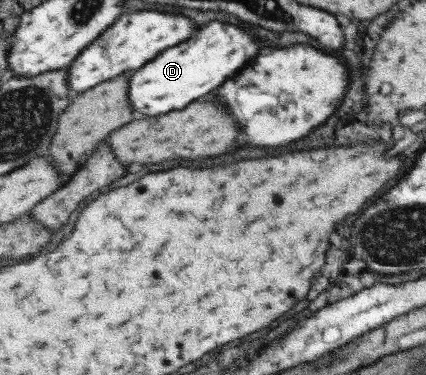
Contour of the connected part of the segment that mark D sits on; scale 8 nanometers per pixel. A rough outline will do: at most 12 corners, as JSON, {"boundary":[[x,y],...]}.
{"boundary":[[211,21],[133,71],[129,105],[183,109],[257,55],[249,29]]}

